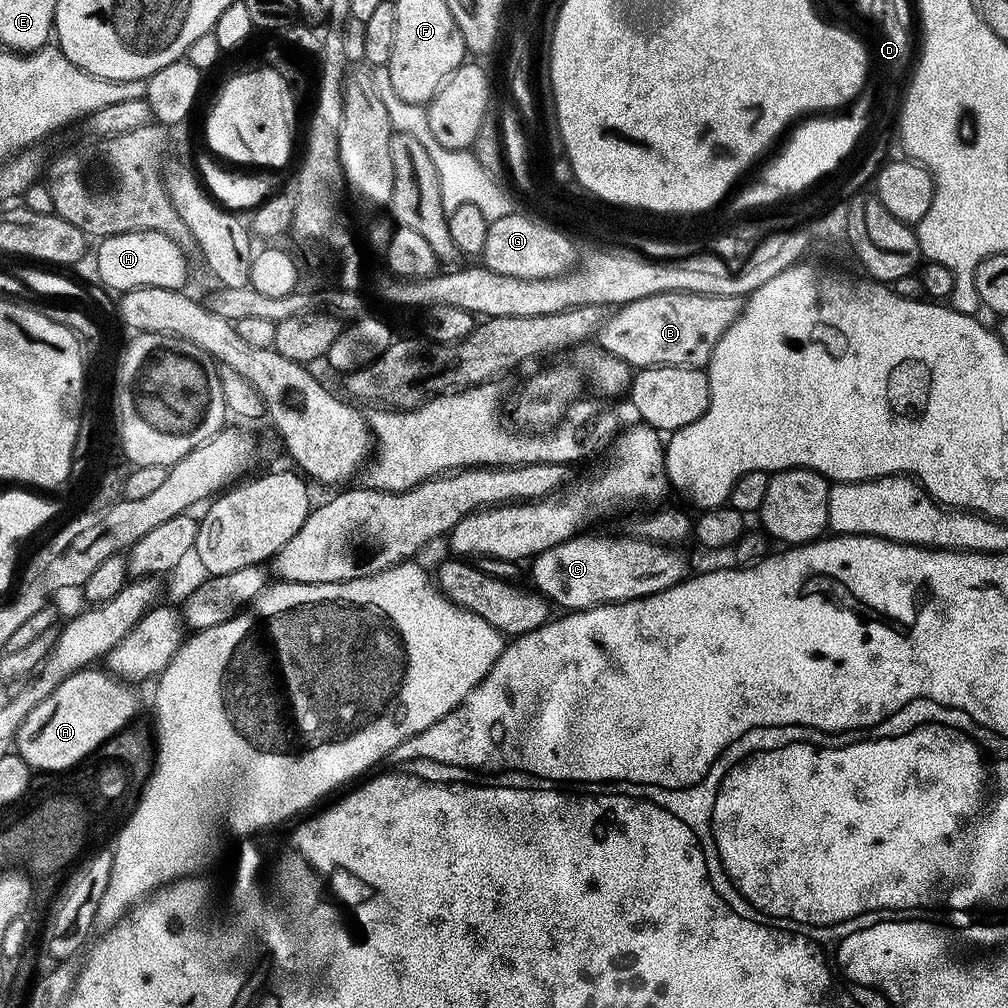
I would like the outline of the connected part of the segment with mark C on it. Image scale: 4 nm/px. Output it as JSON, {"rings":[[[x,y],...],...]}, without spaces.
{"rings":[[[577,534],[550,550],[542,550],[530,561],[535,589],[560,610],[581,612],[599,604],[641,600],[680,583],[689,575],[688,560],[676,546],[628,536]]]}

